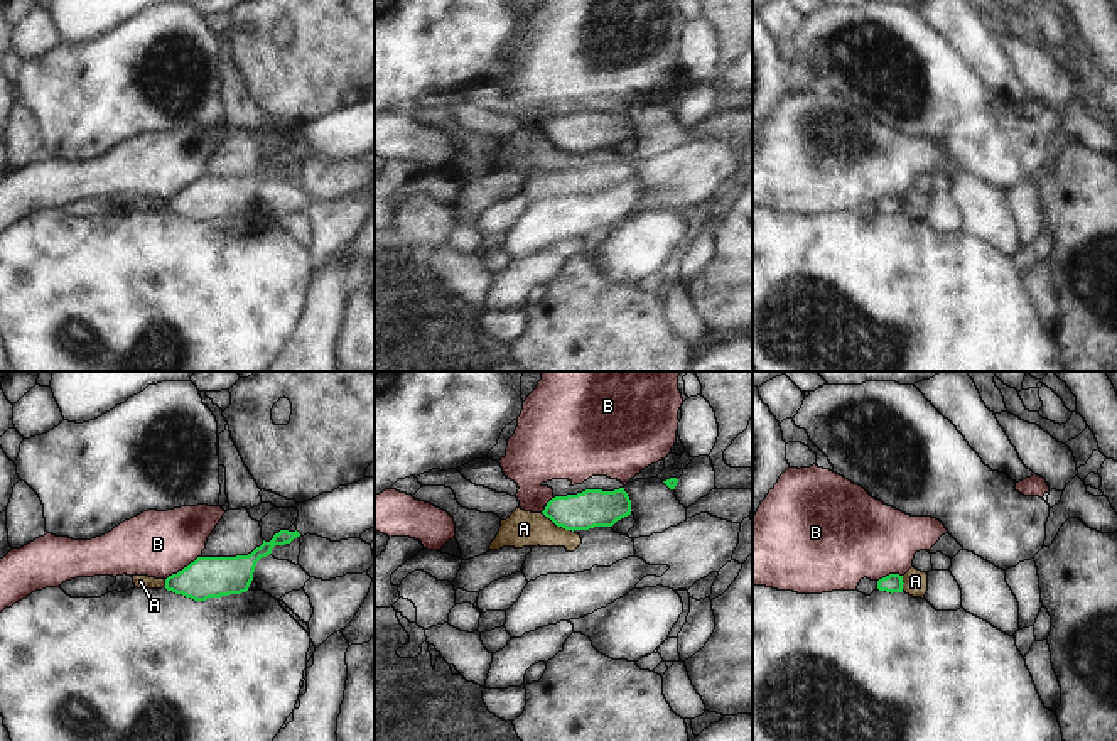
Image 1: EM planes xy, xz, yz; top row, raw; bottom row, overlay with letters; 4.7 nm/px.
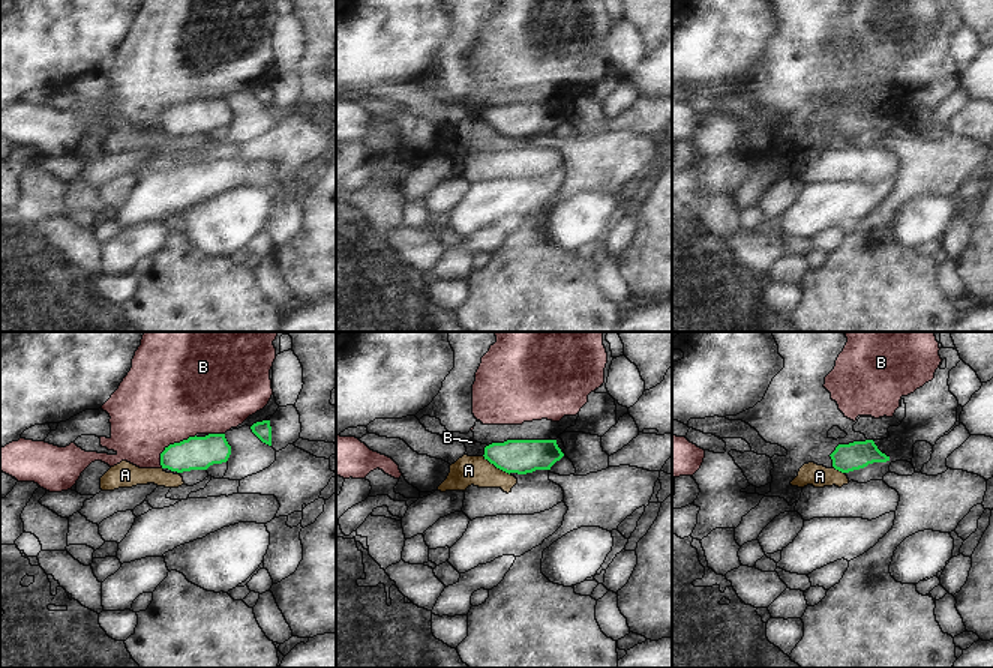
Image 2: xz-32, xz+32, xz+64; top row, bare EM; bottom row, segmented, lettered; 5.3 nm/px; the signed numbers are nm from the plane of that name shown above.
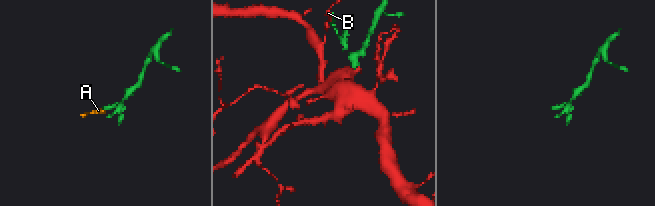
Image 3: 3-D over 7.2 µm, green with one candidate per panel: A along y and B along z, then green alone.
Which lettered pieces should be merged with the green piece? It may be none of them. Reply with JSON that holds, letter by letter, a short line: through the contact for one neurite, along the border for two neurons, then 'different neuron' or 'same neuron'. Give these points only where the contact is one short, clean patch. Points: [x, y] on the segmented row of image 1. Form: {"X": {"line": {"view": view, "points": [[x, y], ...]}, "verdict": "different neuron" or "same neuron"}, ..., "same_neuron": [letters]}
{"A": {"line": {"view": "xz", "points": [[542, 512], [557, 525], [572, 532]]}, "verdict": "different neuron"}, "B": {"verdict": "different neuron"}, "same_neuron": []}

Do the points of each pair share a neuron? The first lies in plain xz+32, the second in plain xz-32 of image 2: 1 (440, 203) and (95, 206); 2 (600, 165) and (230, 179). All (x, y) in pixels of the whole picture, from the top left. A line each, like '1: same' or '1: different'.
1: different
2: different

